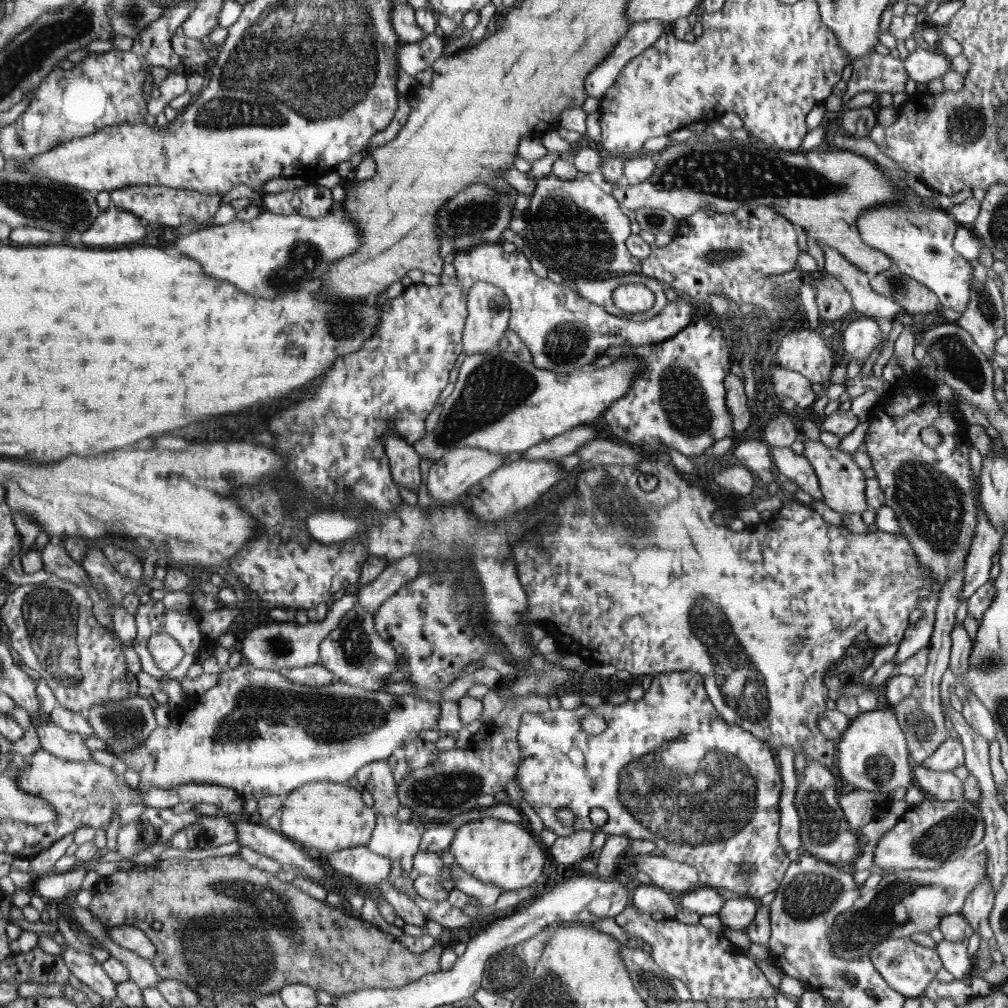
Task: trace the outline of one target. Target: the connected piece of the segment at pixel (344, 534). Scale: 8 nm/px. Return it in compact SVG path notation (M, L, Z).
M318 512L318 514L310 514L306 520L308 532L314 540L320 540L324 544L332 544L332 542L344 542L346 538L354 536L356 530L360 528L358 520L346 518L342 512Z

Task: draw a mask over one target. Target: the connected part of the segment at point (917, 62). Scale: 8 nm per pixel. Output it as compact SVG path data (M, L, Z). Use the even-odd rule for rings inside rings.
M917 47L903 61L906 73L916 83L930 83L932 79L940 79L951 68L950 59L942 53L928 52Z

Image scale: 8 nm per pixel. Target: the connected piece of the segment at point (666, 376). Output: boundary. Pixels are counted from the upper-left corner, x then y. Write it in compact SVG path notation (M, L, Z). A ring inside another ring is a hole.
M706 322L688 323L680 336L659 343L609 348L596 359L594 368L608 368L616 360L638 354L644 369L635 386L604 411L610 430L622 441L646 447L668 445L686 456L700 456L714 442L734 435L732 415L726 406L726 378L736 362L736 350L726 332Z

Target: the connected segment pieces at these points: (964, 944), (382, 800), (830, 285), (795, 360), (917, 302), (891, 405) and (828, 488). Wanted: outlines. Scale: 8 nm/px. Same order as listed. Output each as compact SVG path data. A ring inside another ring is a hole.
M968 938L960 941L940 941L936 944L936 952L942 959L942 966L949 974L955 977L955 981L968 980L972 971L972 961L968 957Z
M387 761L369 762L355 776L359 784L372 794L375 812L380 812L382 816L397 814L402 805L398 800L396 783Z
M823 270L815 284L815 300L820 318L838 321L855 315L851 295L835 276Z
M794 330L782 338L776 350L778 365L800 372L811 383L821 384L828 380L837 360L828 343L817 331Z
M894 263L884 272L876 274L869 283L874 292L891 298L913 315L932 313L939 307L939 298L928 287L902 274Z
M905 374L895 383L895 392L883 397L878 408L872 413L868 431L859 437L859 440L866 444L866 454L872 460L876 480L884 492L885 504L895 512L901 529L900 534L910 540L921 568L924 571L930 571L932 578L932 593L918 603L918 610L922 611L919 621L909 626L904 639L899 643L894 656L896 666L929 646L936 621L936 606L938 606L940 592L946 586L950 574L965 569L965 561L970 553L970 544L975 538L979 520L977 494L974 481L972 481L974 471L968 461L971 444L968 438L970 424L960 413L958 401L940 398L930 383L931 381L922 378L920 374ZM928 426L934 426L940 434L940 443L935 449L926 445L920 437L920 432Z
M804 435L804 453L808 462L814 468L819 480L822 499L828 507L838 514L860 514L867 510L865 500L866 477L862 470L855 462L852 452L842 452L840 446L837 448L827 447L821 440L816 442L812 438Z

